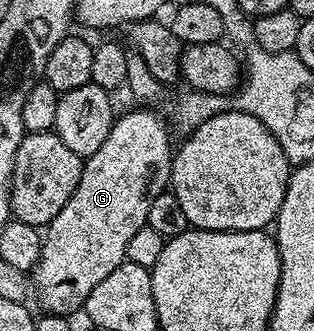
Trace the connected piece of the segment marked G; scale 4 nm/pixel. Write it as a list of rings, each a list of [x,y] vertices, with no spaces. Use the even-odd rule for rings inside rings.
[[[147,109],[116,116],[109,139],[84,160],[81,179],[69,195],[69,203],[57,211],[42,234],[43,250],[33,270],[40,310],[60,315],[80,312],[89,291],[123,264],[129,239],[147,225],[149,206],[171,179],[172,134],[168,122],[163,121]]]

